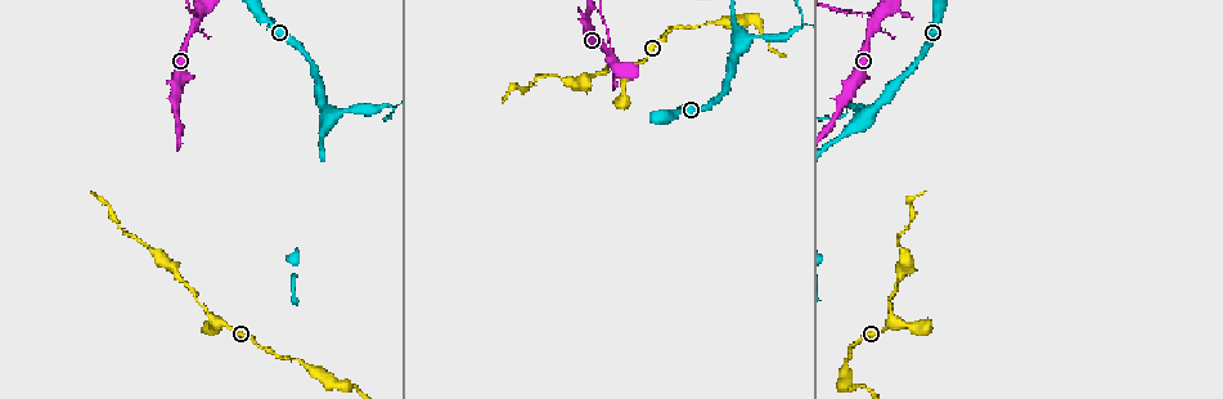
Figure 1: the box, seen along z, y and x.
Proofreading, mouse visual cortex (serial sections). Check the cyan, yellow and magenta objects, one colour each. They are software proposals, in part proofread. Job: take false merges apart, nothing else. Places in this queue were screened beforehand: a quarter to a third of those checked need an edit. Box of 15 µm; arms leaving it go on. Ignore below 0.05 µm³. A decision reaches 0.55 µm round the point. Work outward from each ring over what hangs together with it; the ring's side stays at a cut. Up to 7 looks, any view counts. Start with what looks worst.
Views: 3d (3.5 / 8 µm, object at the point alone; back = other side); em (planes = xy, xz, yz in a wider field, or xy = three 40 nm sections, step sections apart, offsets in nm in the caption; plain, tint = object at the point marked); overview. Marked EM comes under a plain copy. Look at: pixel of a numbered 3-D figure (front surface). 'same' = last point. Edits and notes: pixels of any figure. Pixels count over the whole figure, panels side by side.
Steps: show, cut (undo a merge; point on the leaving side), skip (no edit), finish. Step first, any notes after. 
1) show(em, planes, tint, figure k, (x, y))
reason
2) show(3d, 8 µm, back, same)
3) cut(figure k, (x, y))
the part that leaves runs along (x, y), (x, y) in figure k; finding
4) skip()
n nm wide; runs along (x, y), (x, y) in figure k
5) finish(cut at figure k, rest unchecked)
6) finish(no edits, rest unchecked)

show(3d, 8 µm, figure 1, (744, 38))
abrupt turn

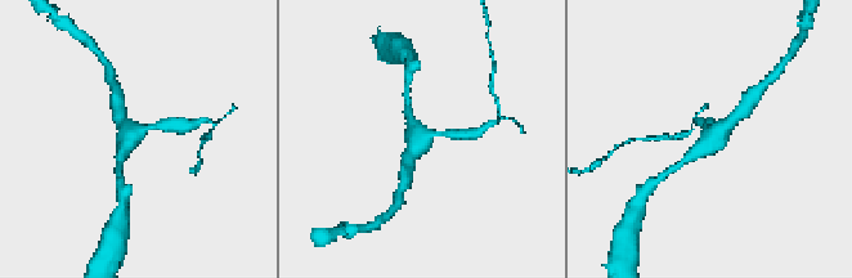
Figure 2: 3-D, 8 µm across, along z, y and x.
show(3d, 3.5 µm, figure 2, (427, 139))

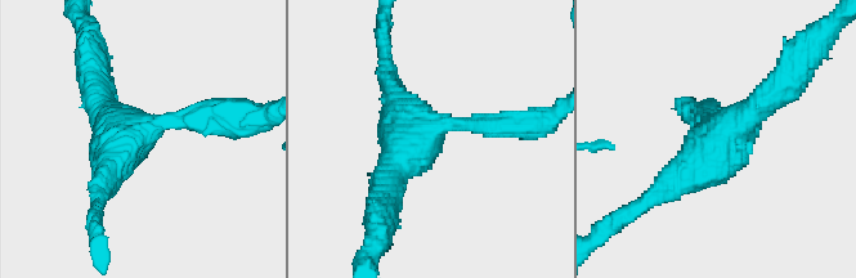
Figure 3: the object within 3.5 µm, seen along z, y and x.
show(em, xy, step 3, tint, figure 3, (137, 133))

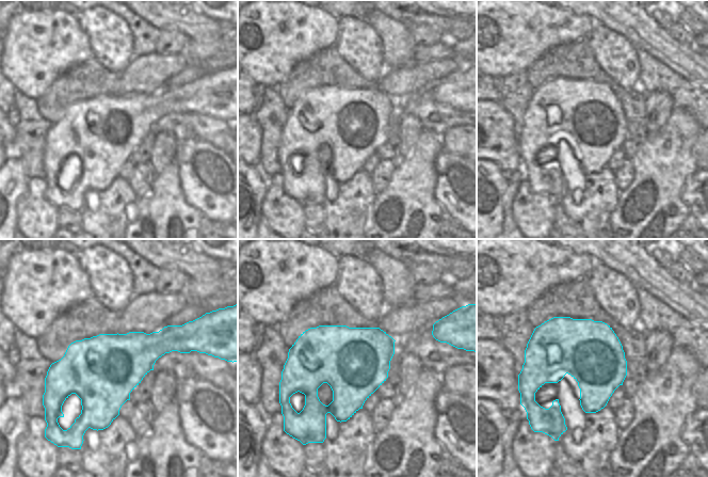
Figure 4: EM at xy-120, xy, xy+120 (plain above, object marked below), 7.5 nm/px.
skip()
runs along (382, 191), (438, 125), (505, 125) in figure 3; all the same cell

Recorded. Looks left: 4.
show(3d, 3.5 µm, figure 1, (795, 29))
sharp bend

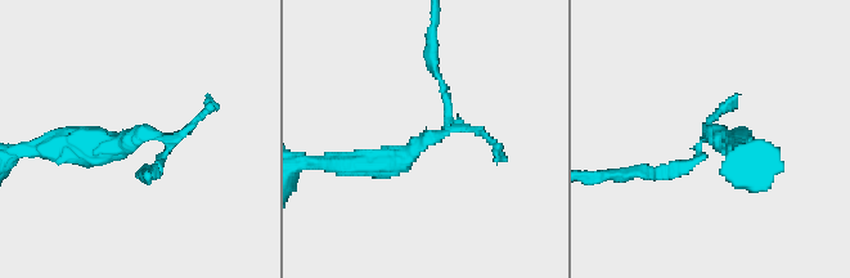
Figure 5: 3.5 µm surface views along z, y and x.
show(em, xy, step 2, tint, figure 5, (718, 138))
3 arms; arms of 100, 100, 300 nm

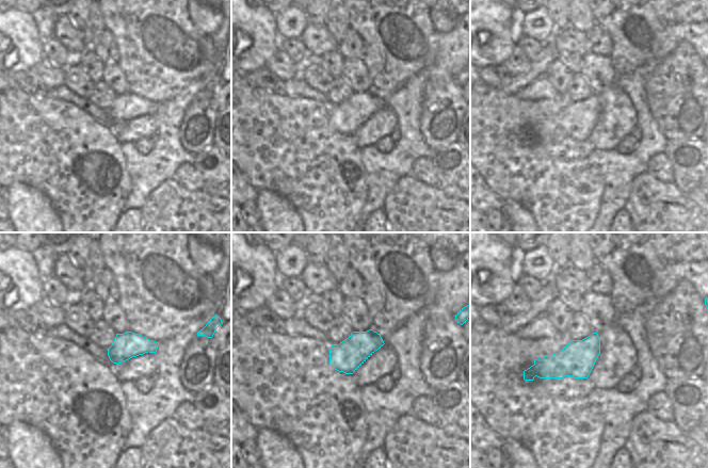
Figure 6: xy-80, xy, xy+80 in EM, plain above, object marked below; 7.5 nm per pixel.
cut(figure 5, (678, 171))
the part that leaves runs along (704, 140), (674, 171), (608, 175) in figure 5; two cells meet here

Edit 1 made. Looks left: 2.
finish(cut at figure 5, rest unchecked)

